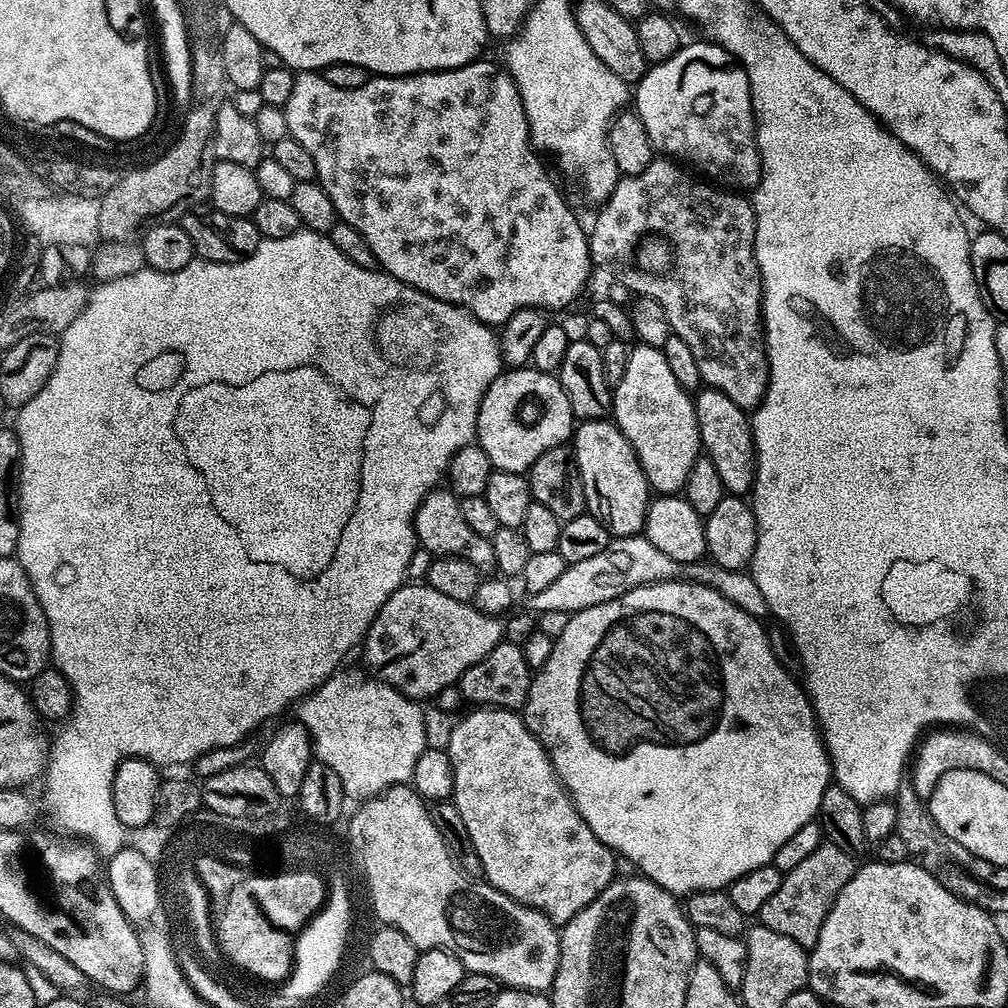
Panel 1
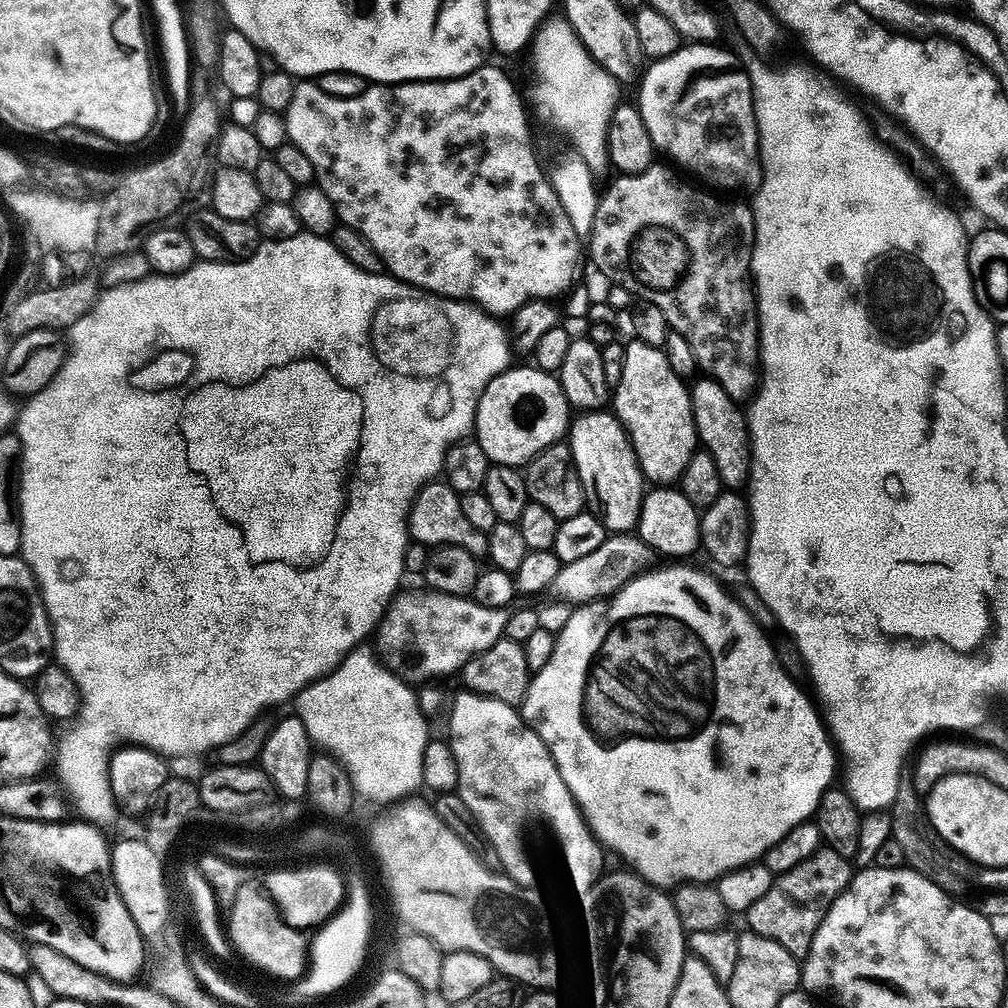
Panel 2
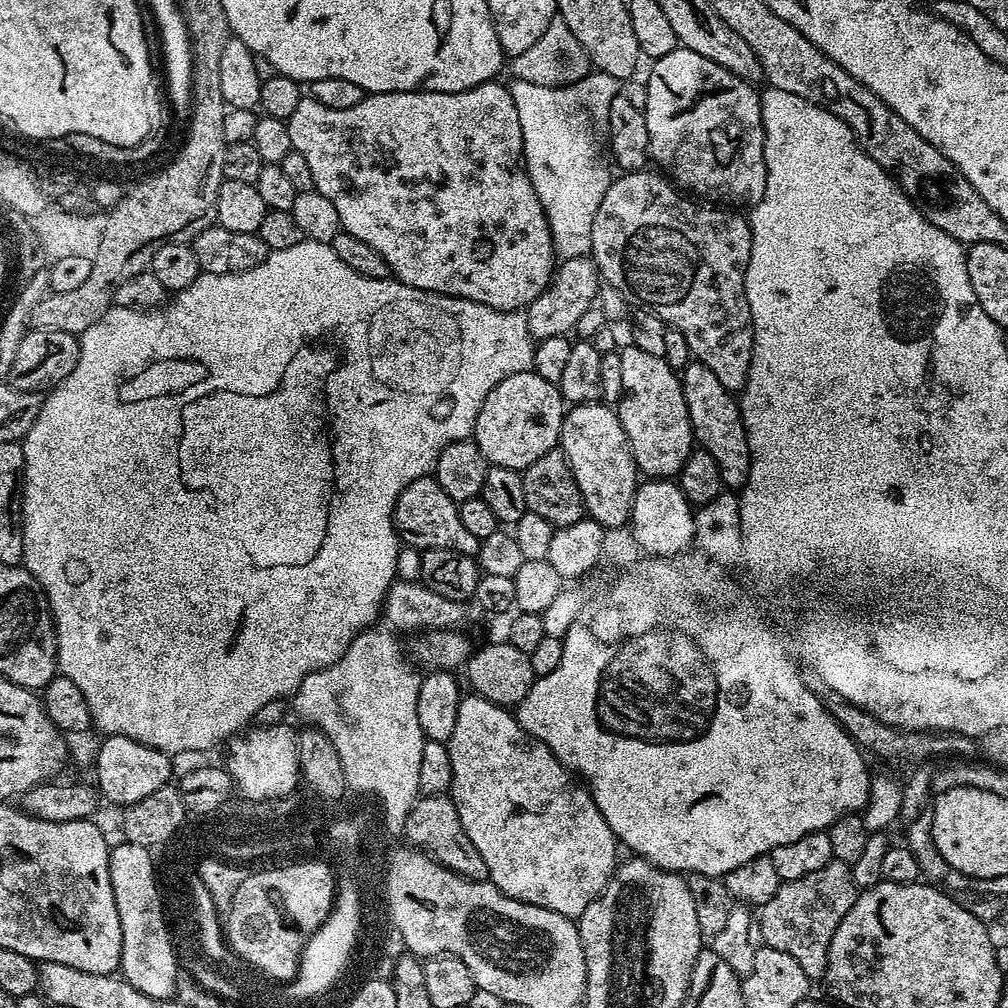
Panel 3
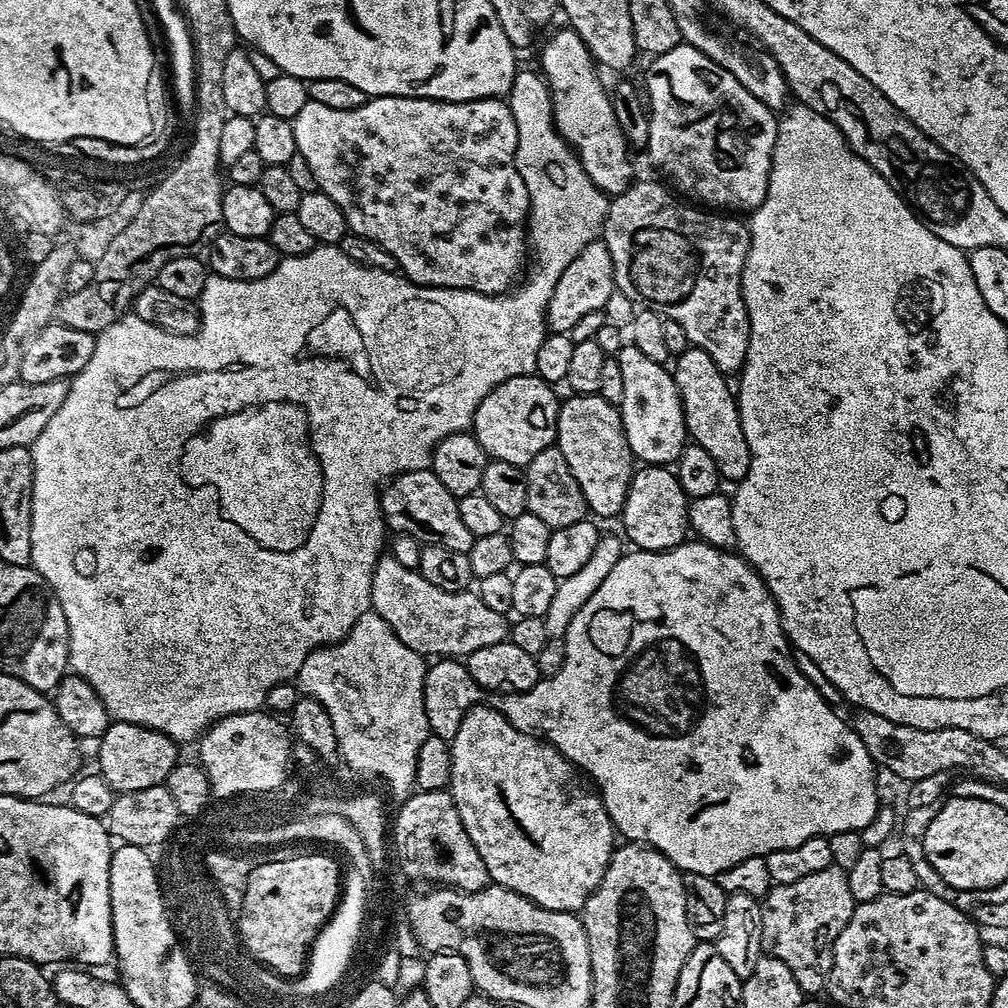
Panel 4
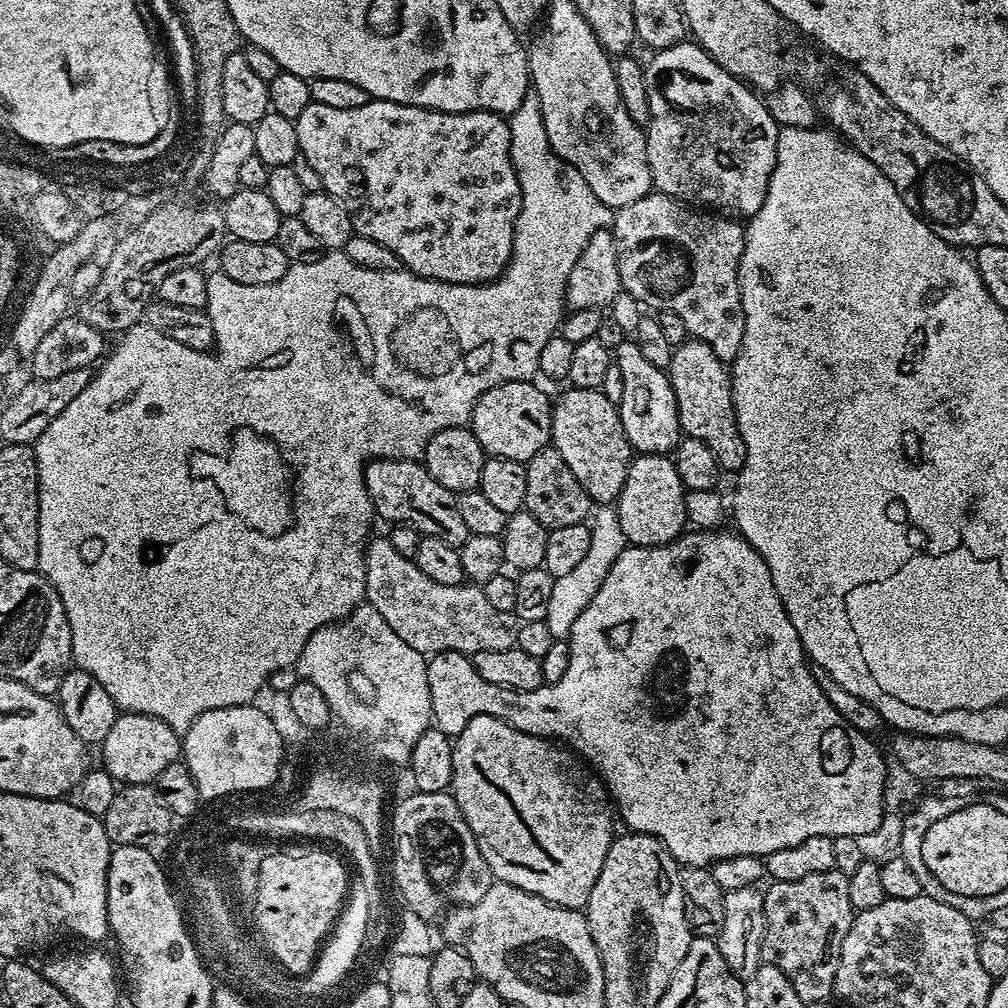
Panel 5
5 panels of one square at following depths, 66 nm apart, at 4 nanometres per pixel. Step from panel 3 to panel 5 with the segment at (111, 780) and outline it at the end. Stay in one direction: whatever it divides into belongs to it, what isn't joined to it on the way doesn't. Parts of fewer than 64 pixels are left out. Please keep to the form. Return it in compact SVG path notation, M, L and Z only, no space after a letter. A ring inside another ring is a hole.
M126 712L117 715L110 734L106 734L102 751L102 767L121 785L152 784L166 766L181 759L182 736L158 718L141 712Z

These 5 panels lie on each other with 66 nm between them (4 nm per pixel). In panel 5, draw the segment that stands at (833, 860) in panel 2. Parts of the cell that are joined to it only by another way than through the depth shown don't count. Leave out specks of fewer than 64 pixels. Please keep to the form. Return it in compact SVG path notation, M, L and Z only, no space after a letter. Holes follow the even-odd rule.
M837 870L810 874L806 878L798 878L798 882L769 883L764 892L764 933L762 934L762 950L760 959L765 964L776 966L790 978L790 986L794 986L794 994L798 994L801 1005L816 1004L829 995L833 995L838 974L838 962L842 954L842 942L852 925L854 909L850 902L850 886L848 877Z

